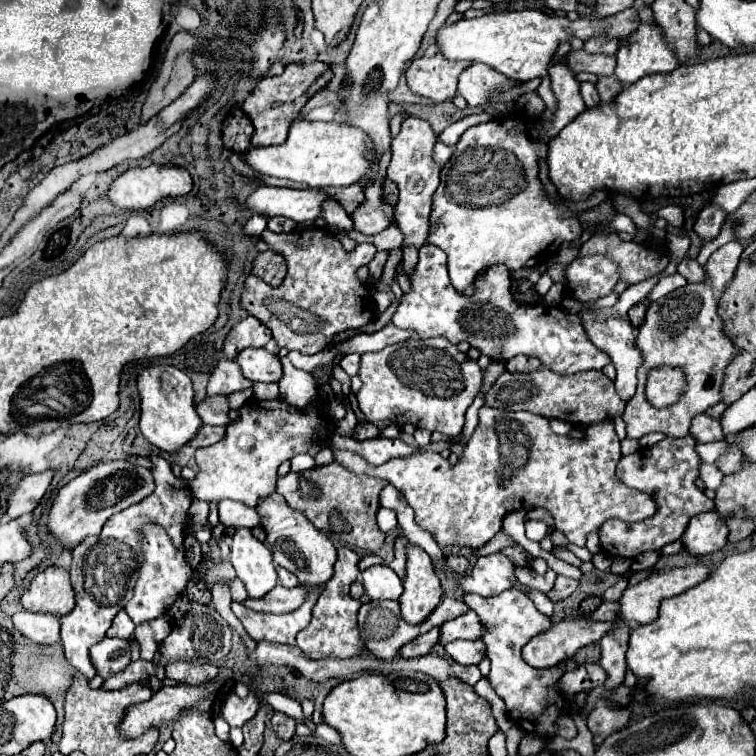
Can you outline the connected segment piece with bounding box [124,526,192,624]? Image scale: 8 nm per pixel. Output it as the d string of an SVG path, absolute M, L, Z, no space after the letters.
M146 526L144 528L144 562L138 567L138 580L134 587L134 598L126 602L124 610L132 618L134 624L158 618L170 610L180 594L184 594L186 584L192 576L192 568L184 558L184 550L176 550L172 540L160 526Z

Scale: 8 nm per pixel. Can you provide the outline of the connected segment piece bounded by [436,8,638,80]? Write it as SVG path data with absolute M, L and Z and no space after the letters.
M522 10L522 12L492 12L472 20L458 20L454 24L444 24L436 36L438 52L448 60L468 60L468 62L482 62L512 80L532 80L536 76L548 74L548 62L556 52L560 42L568 42L570 38L586 40L596 34L606 34L608 38L618 38L624 42L628 34L634 30L638 20L636 10L618 12L606 22L592 22L592 20L568 20L558 16L546 16L540 10Z

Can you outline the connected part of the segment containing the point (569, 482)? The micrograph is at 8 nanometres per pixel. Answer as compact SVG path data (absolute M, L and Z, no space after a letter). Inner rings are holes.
M482 406L480 408L480 424L474 436L468 440L462 456L456 464L450 464L438 452L426 450L416 456L408 458L392 458L382 466L370 466L362 456L336 450L334 458L346 470L354 474L370 474L388 480L400 492L404 492L406 502L414 510L416 524L430 532L436 538L438 546L446 548L478 548L484 546L500 528L506 514L516 510L528 508L546 508L554 514L556 528L566 534L566 538L576 544L584 546L590 532L598 532L602 522L610 518L620 518L624 522L638 522L646 520L656 512L654 500L638 490L624 486L616 478L616 464L620 460L620 438L614 430L612 422L590 424L584 430L582 438L572 436L558 436L552 432L548 418L542 418L532 412L510 412L510 410L496 410Z

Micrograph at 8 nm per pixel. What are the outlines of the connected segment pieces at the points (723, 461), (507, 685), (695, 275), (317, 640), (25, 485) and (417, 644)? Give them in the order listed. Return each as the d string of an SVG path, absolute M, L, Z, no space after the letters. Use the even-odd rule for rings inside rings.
M732 444L730 450L728 450L720 460L718 460L716 466L718 466L724 474L732 474L732 472L738 470L740 460L742 460L742 452L740 452L740 448L738 448L736 444Z
M510 588L492 598L482 598L478 594L464 594L464 602L470 610L478 614L480 624L484 626L482 642L486 644L486 654L492 660L488 682L496 690L496 694L502 696L502 700L506 702L510 720L524 732L550 736L554 732L556 718L564 712L564 698L554 690L554 684L562 676L562 672L556 666L546 670L528 666L522 660L520 650L530 638L548 630L552 622L542 612L538 612L532 600L518 588Z
M684 258L678 264L678 274L682 274L688 282L704 282L704 268L694 260L694 258Z
M346 546L338 548L334 576L330 578L330 582L326 582L324 592L320 594L318 602L314 604L310 626L304 628L302 634L296 636L296 646L314 660L318 660L318 658L350 658L350 656L362 654L362 642L360 642L358 620L356 620L356 614L362 604L360 604L360 600L354 600L350 596L350 584L354 580L358 580L358 576L360 576L358 560L360 560L360 554L354 552L352 548L346 548Z
M52 470L24 476L20 480L18 488L8 498L8 508L6 508L4 520L16 520L22 514L30 514L38 506L42 496L46 494L52 476L54 476Z
M434 628L418 638L414 638L412 642L408 642L406 646L402 646L400 650L400 656L402 658L418 658L418 656L424 656L432 650L432 646L438 642L438 636L440 636L440 628Z

